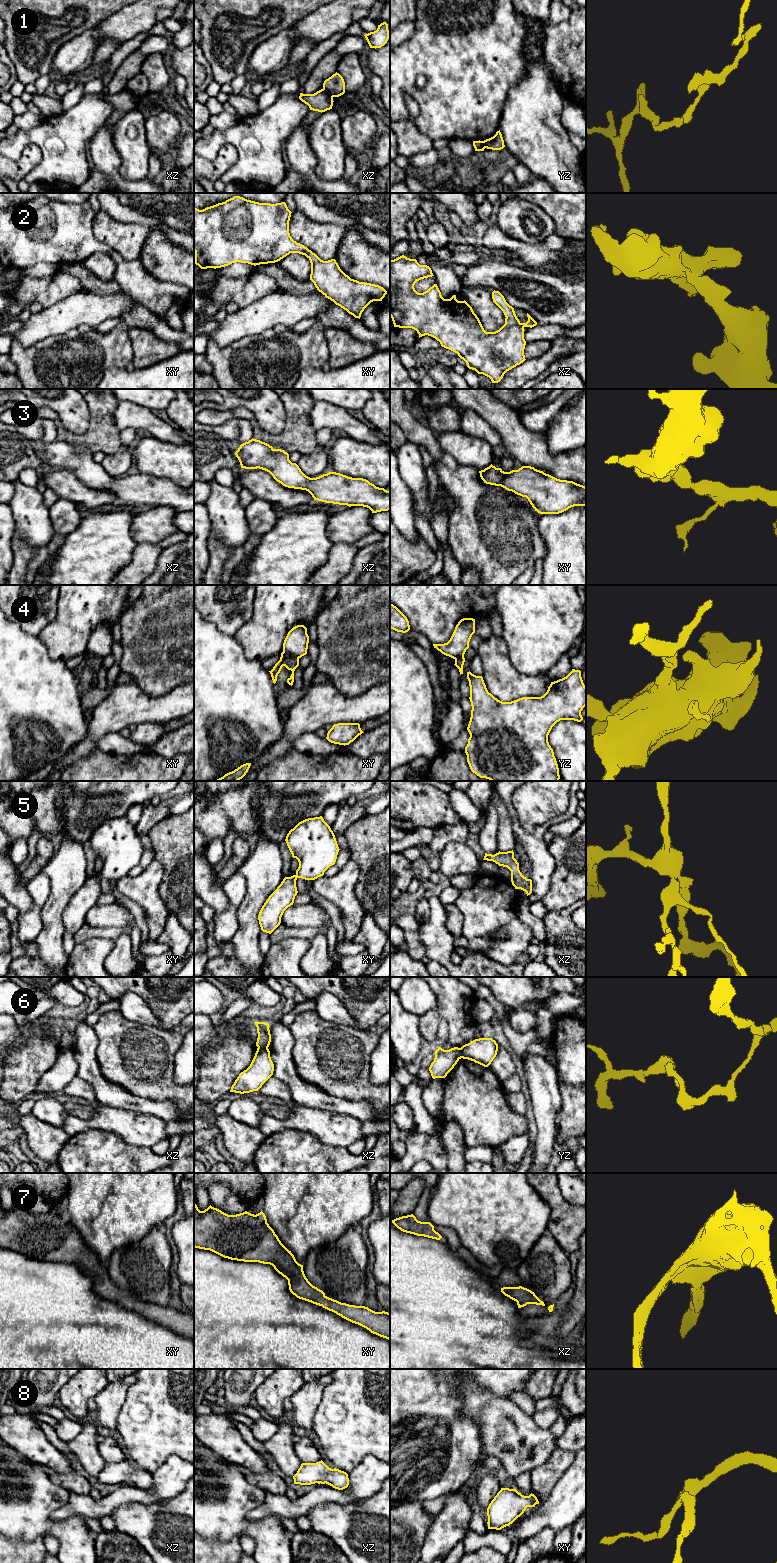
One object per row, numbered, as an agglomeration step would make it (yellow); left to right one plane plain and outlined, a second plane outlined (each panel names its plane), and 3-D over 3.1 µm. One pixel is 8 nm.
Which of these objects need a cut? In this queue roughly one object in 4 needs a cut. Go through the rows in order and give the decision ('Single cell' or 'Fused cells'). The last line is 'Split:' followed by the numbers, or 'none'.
1: Fused cells
2: Single cell
3: Single cell
4: Fused cells
5: Single cell
6: Fused cells
7: Single cell
8: Single cell
Split: 1, 4, 6

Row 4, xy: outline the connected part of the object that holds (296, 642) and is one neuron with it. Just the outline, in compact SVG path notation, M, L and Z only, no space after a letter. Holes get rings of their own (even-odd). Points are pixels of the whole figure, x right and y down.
M304 625L293 627L287 634L283 643L283 652L297 658L307 654L309 636Z

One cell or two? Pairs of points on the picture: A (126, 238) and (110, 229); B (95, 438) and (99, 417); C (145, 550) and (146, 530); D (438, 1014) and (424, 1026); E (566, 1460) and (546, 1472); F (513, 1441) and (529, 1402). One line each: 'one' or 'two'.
A: one
B: one
C: two
D: one
E: one
F: two

